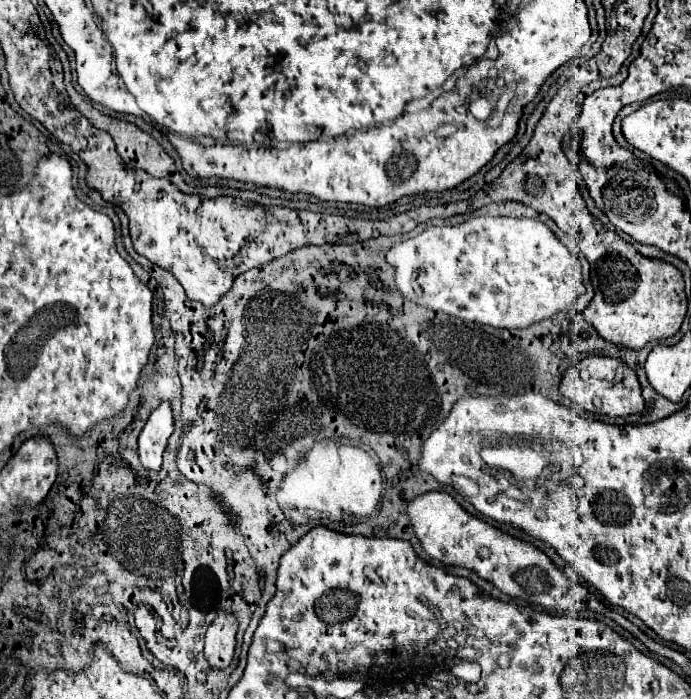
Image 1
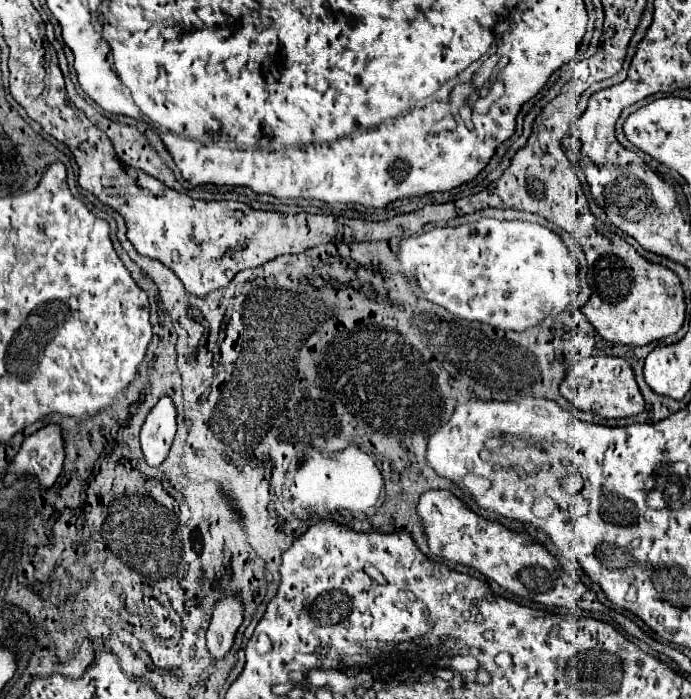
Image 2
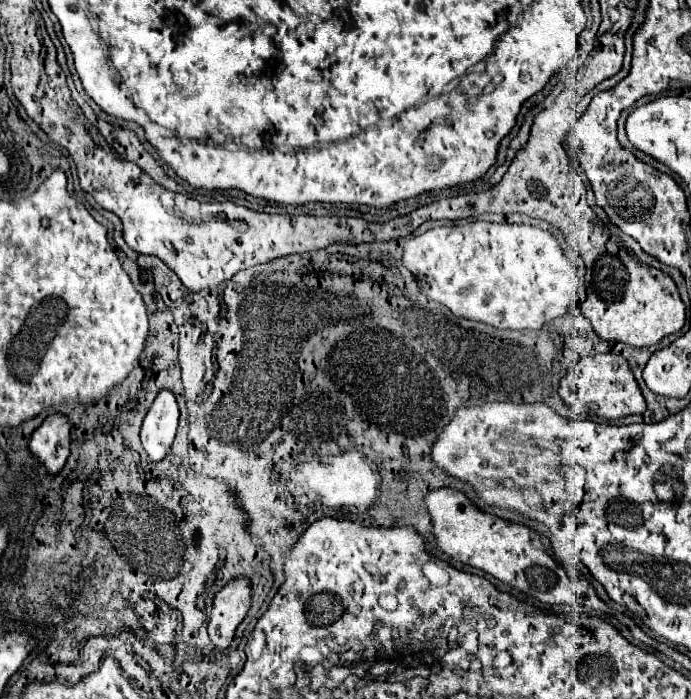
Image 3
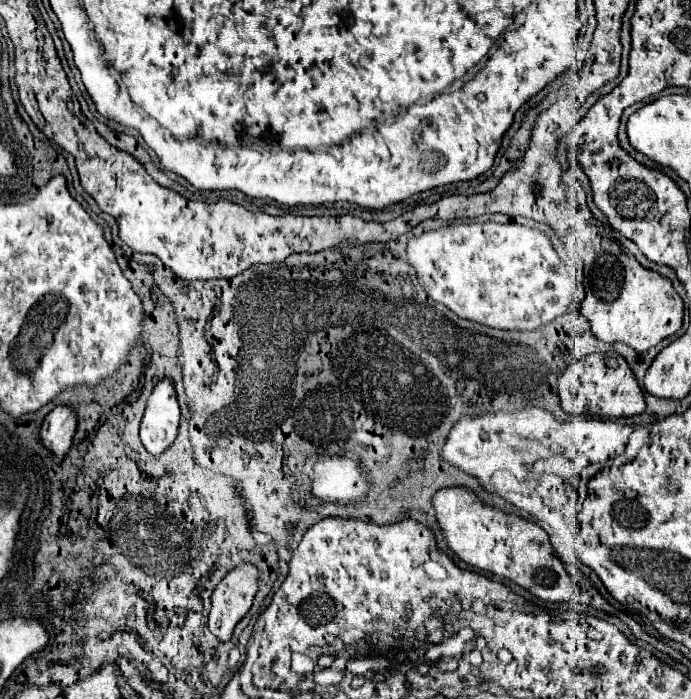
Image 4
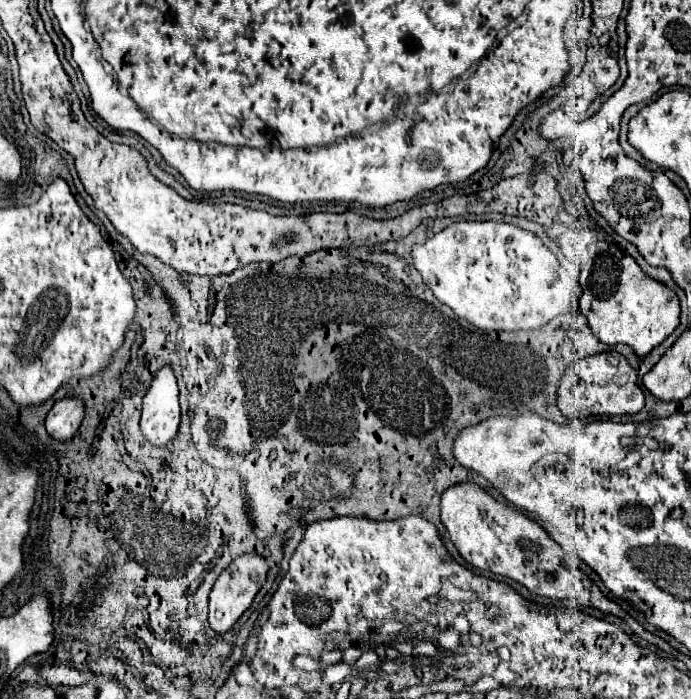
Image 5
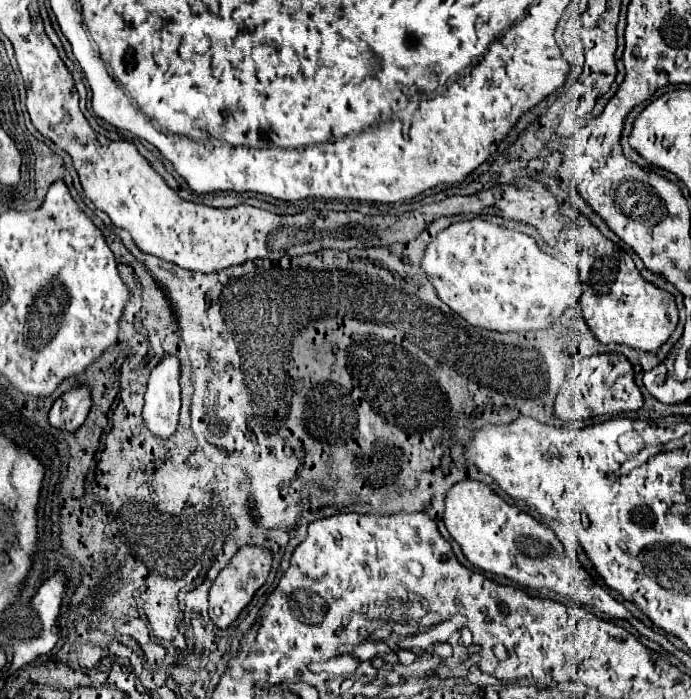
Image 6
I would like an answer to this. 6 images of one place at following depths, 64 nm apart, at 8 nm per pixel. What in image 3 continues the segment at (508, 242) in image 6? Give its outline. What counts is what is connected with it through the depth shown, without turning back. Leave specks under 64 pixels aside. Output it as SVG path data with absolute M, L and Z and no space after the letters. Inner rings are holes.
M474 220L467 224L453 223L450 226L442 226L442 228L432 228L420 236L410 236L404 242L404 254L402 254L402 262L404 266L414 274L414 278L418 280L420 292L424 292L430 300L444 304L446 308L450 308L456 316L468 318L468 320L478 320L478 322L486 322L490 326L496 328L508 328L508 330L536 330L540 328L544 322L550 322L552 318L562 316L570 304L574 304L576 300L576 290L578 290L578 276L576 276L576 268L572 266L572 262L564 256L558 240L542 228L536 226L528 226L528 224L508 224L508 222L484 222L484 220Z

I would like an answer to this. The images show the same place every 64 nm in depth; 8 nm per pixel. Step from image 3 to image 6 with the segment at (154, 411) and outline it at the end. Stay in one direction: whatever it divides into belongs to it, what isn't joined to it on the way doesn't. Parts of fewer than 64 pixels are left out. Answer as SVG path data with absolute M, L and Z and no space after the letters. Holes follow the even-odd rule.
M166 356L150 374L144 396L142 418L144 426L156 438L170 438L176 432L180 414L180 362L176 356Z

